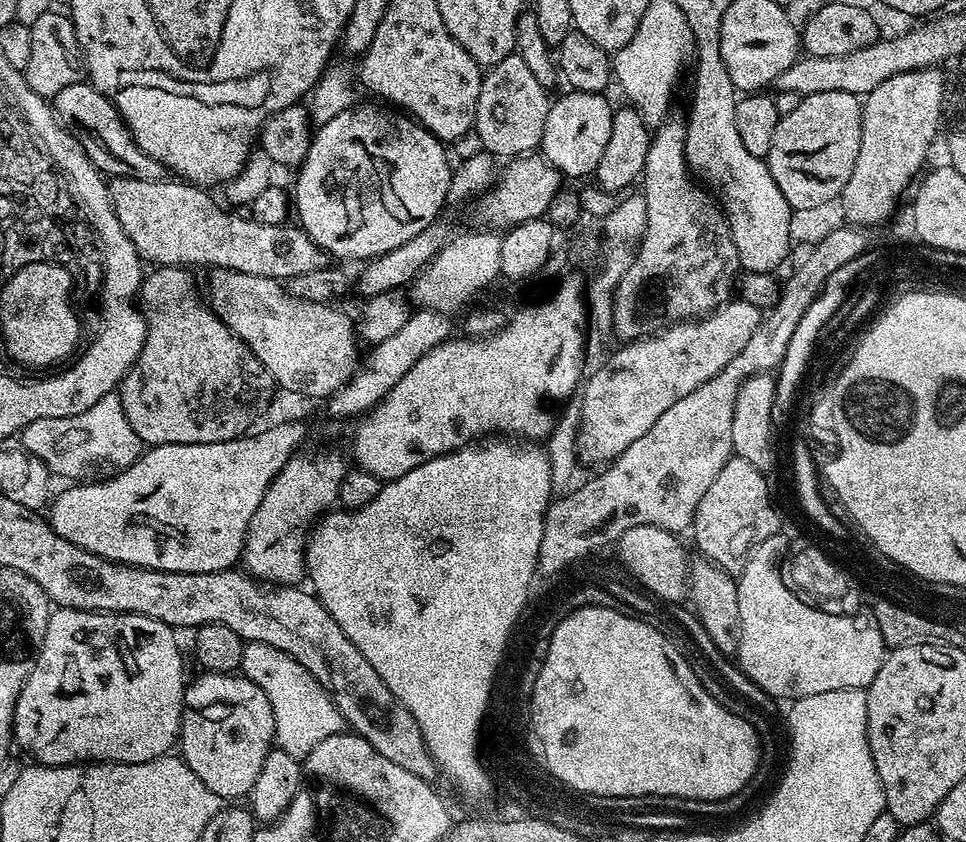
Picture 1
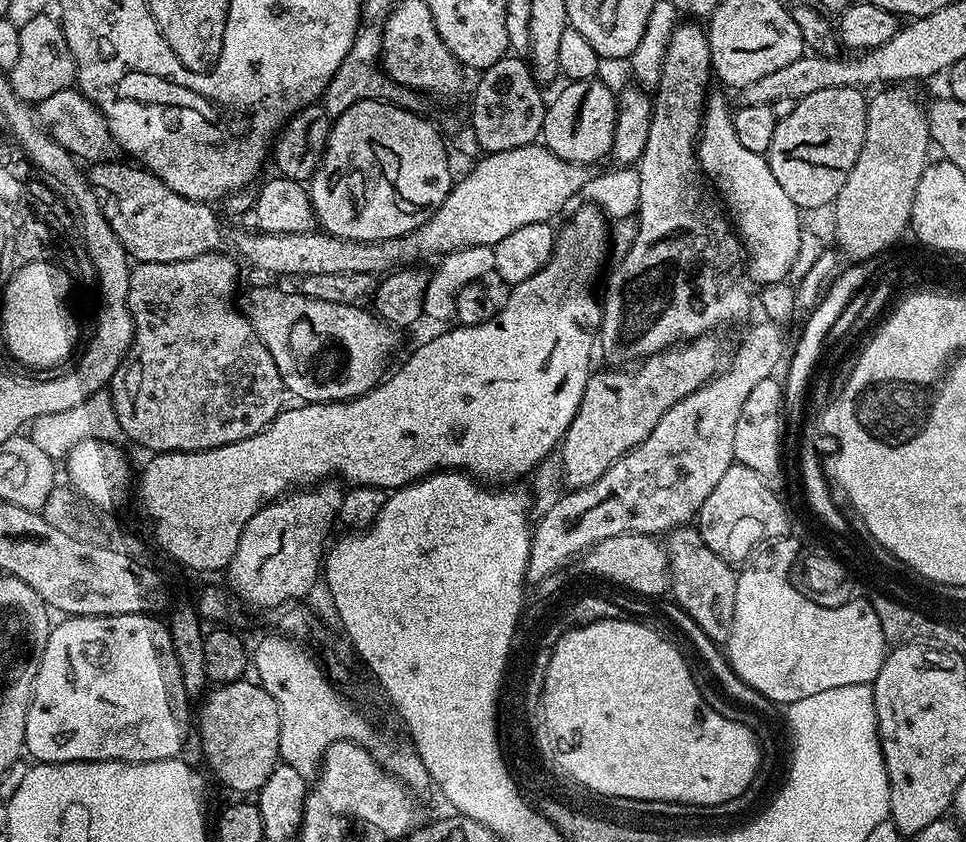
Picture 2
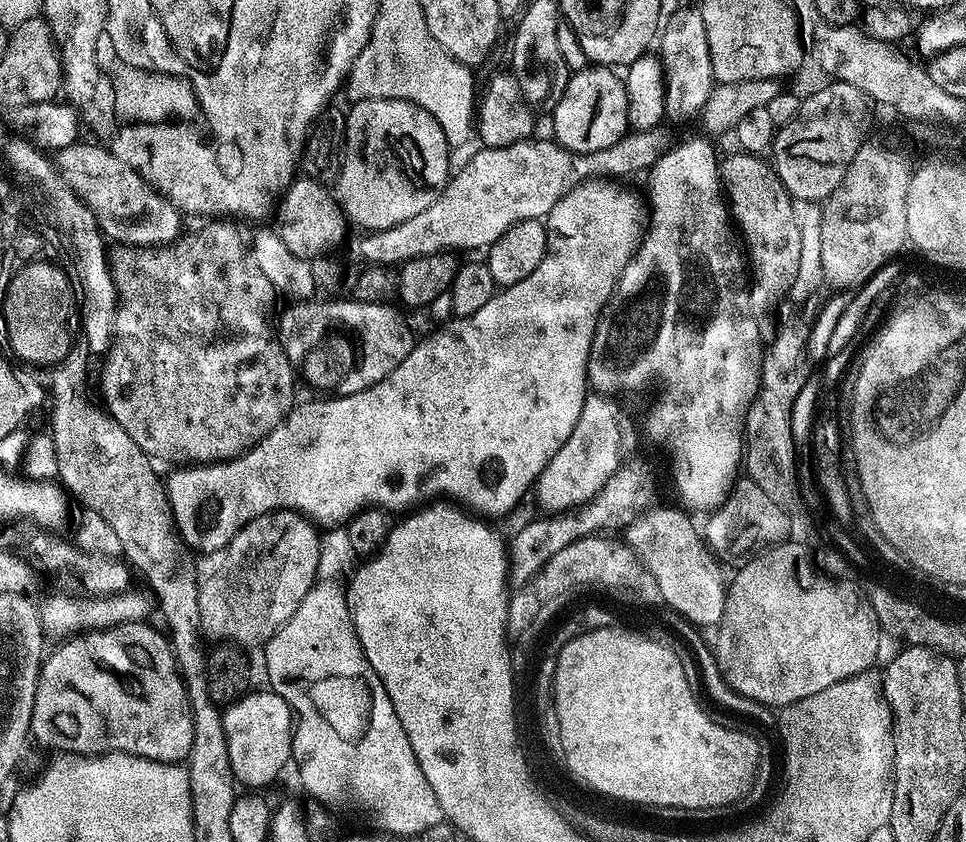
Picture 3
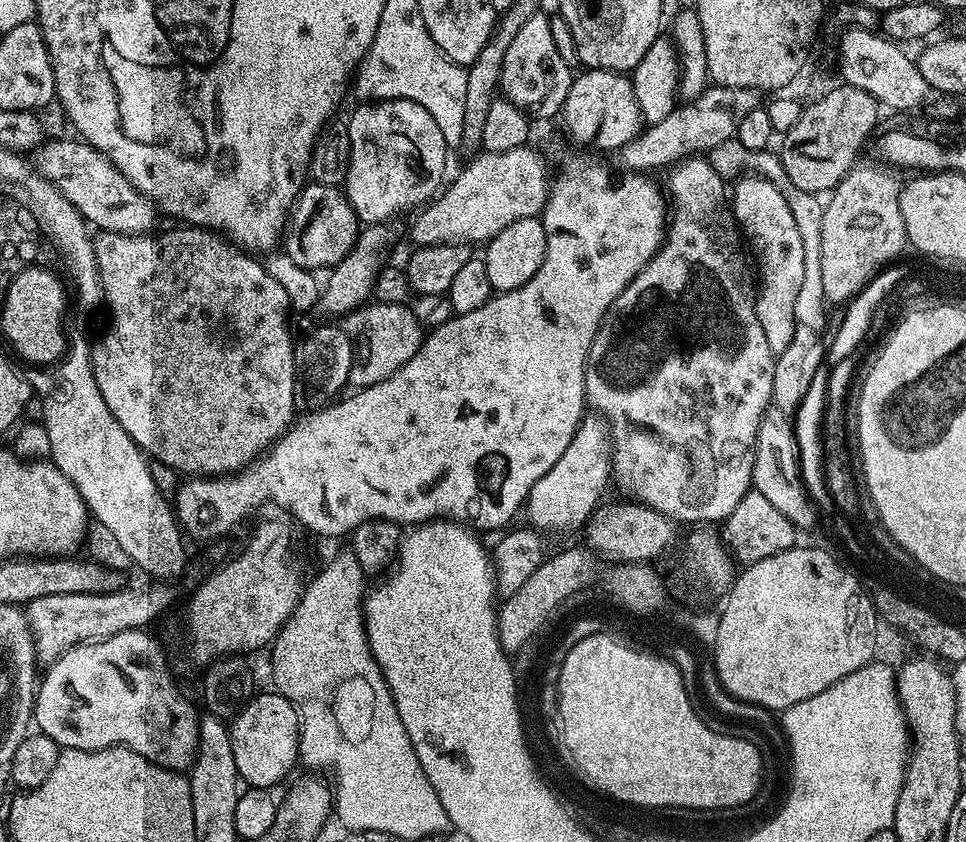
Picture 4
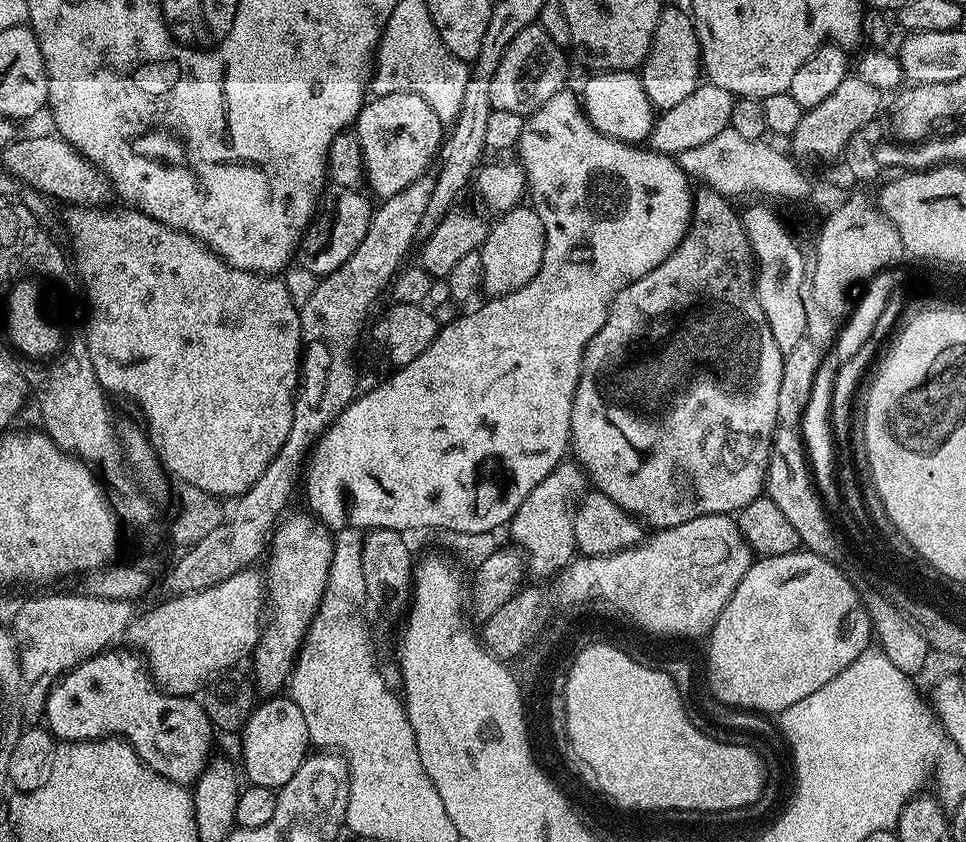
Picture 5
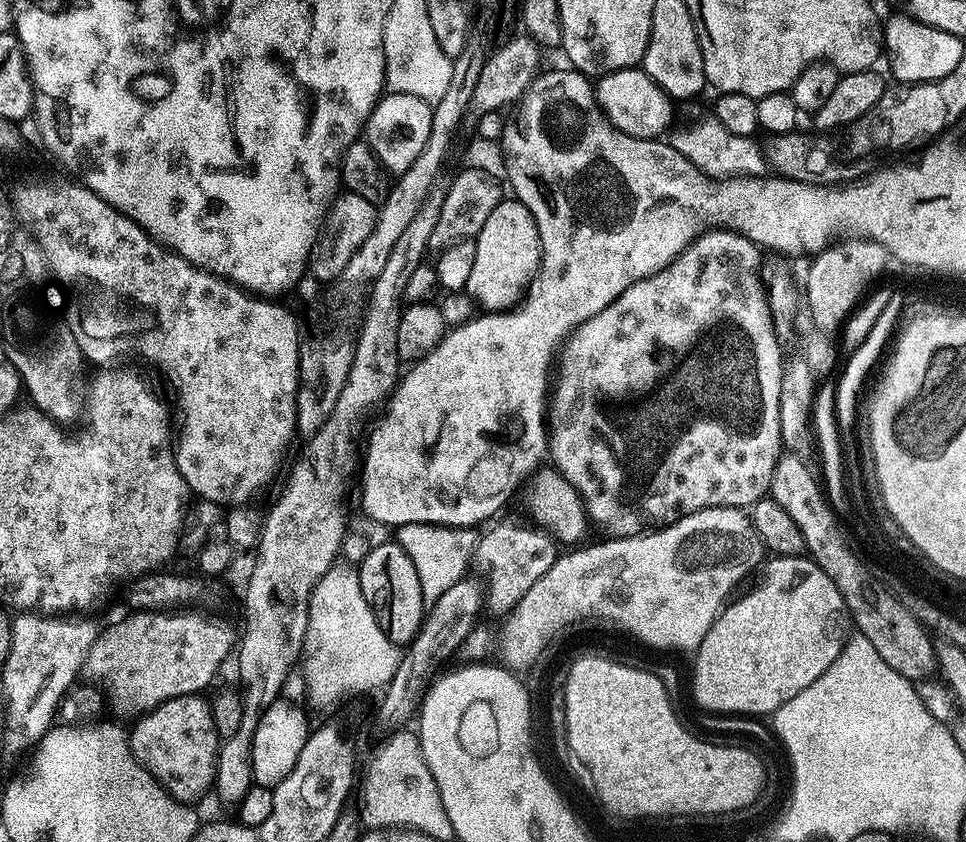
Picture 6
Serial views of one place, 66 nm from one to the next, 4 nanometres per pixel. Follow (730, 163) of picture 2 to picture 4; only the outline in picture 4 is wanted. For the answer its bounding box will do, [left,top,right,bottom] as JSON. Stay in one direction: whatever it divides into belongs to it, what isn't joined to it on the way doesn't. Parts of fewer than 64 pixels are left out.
[730,174,805,354]

